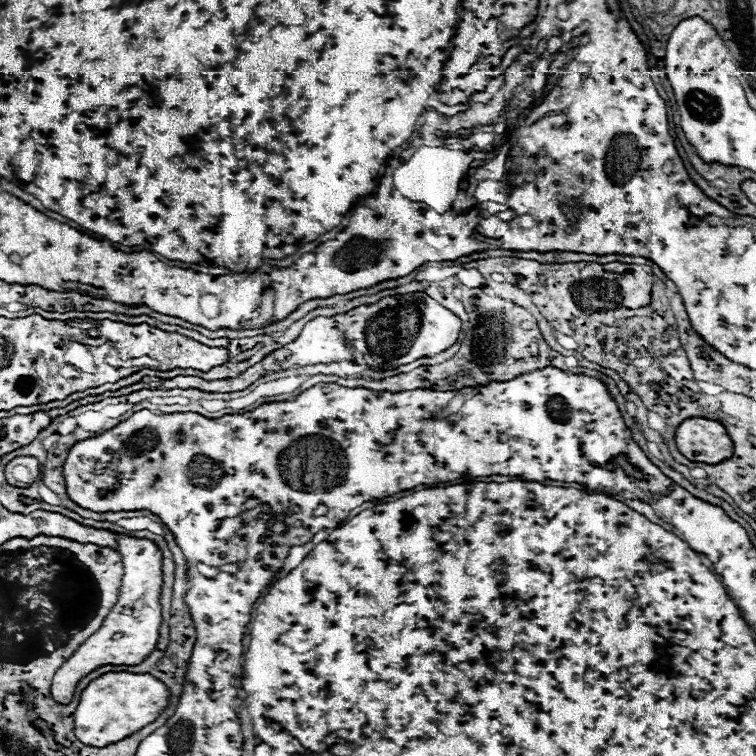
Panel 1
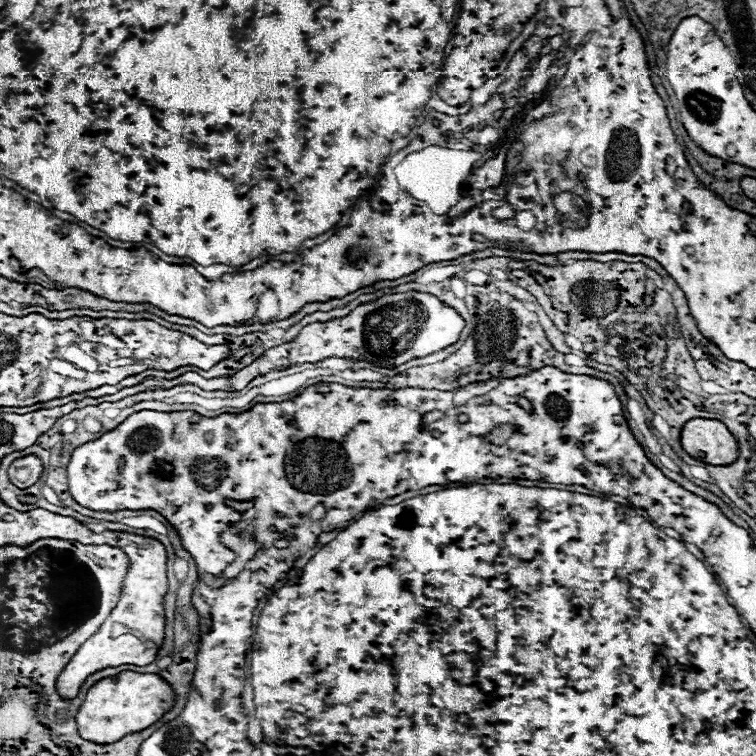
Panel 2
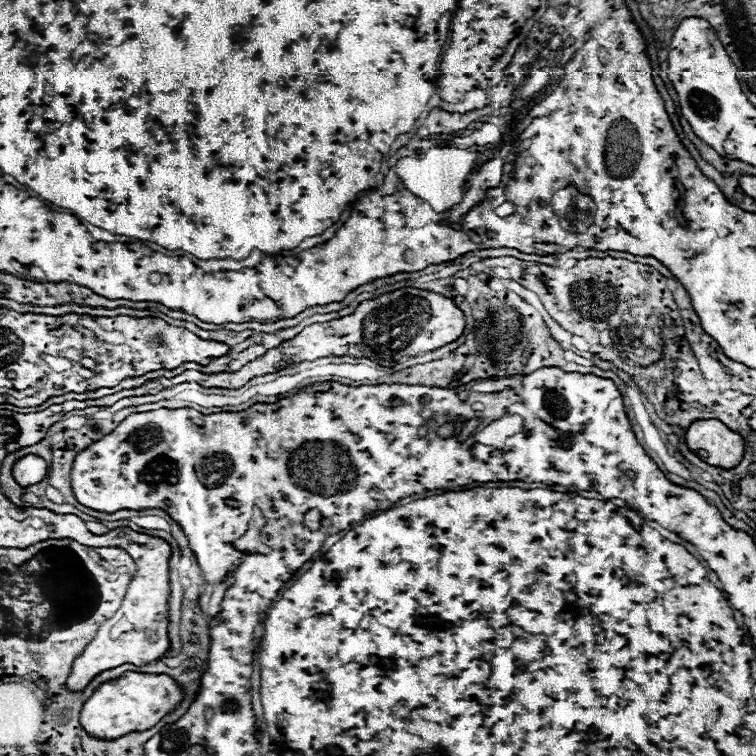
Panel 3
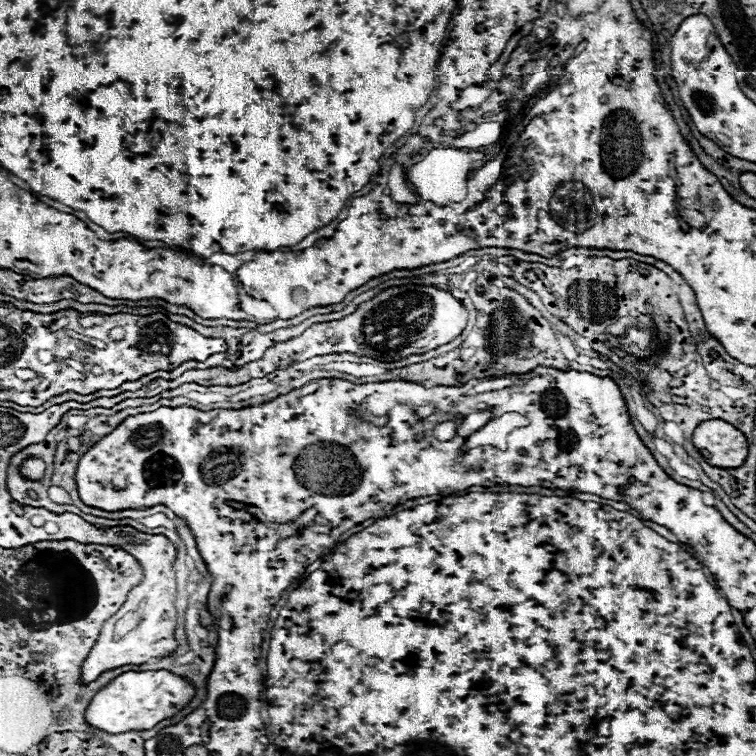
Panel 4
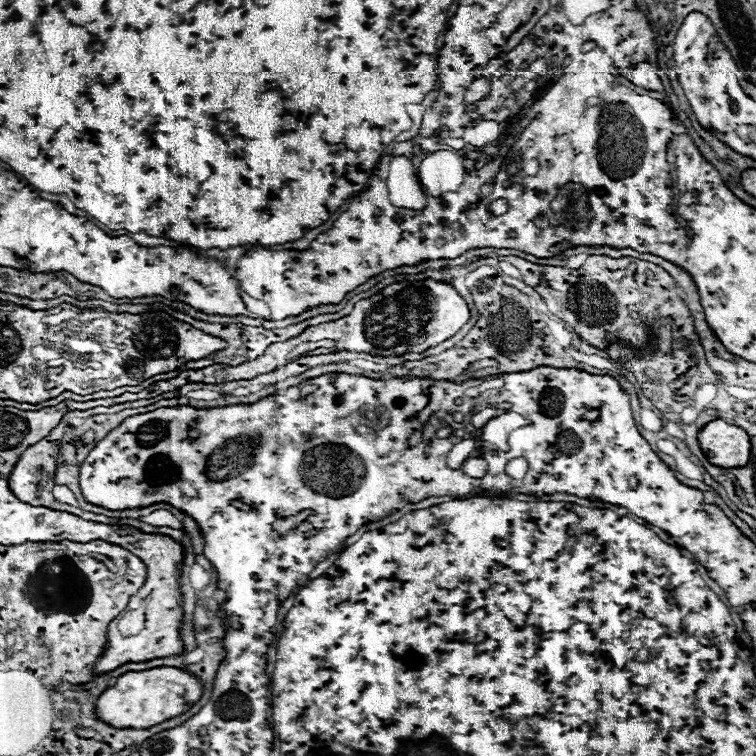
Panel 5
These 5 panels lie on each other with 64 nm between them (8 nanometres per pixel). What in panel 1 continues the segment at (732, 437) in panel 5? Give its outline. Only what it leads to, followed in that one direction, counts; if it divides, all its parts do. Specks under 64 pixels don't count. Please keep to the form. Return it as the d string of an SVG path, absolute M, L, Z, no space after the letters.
M708 418L684 420L676 430L676 446L688 460L706 464L720 464L734 454L728 430Z

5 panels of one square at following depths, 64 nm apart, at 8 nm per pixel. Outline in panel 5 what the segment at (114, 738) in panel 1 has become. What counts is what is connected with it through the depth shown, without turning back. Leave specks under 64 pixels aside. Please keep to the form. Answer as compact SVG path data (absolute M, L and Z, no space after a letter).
M158 666L140 672L126 672L116 678L114 686L106 688L100 694L96 702L96 714L100 720L116 728L150 728L168 718L188 712L190 706L202 698L202 694L202 680L184 668Z

